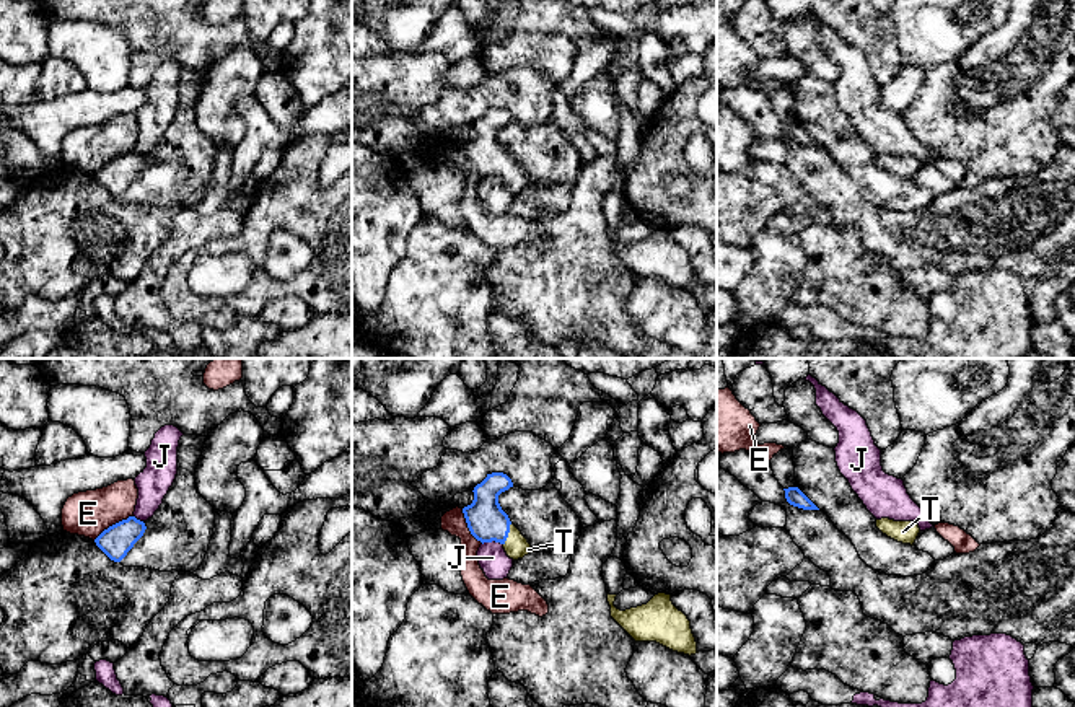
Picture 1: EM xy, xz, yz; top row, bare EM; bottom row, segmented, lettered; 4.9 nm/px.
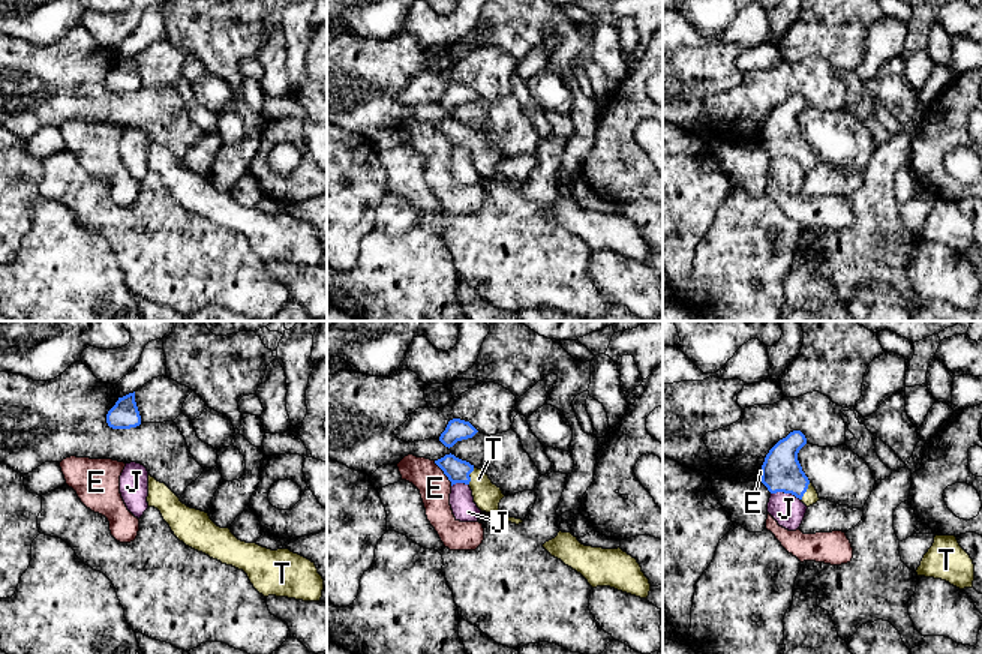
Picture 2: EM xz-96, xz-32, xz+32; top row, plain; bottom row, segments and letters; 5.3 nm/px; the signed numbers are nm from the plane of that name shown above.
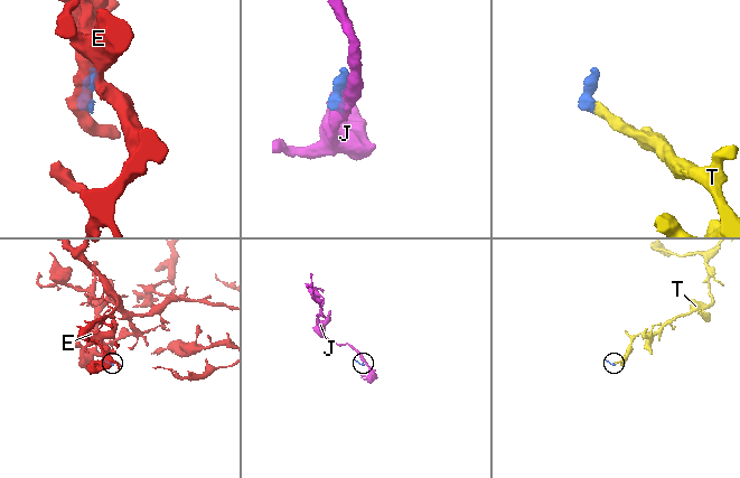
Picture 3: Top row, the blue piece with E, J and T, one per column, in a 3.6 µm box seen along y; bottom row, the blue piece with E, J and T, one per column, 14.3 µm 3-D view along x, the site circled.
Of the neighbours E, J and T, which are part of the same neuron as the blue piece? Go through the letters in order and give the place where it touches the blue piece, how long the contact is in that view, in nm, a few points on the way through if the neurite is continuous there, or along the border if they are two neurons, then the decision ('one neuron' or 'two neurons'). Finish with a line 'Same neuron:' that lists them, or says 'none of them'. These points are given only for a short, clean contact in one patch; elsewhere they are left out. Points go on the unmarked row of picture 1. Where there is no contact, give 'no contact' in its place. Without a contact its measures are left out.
E: xy (113, 160) | 240 nm | along xy (132, 150), (109, 160), (93, 175) | two neurons
J: xz (492, 175) | 100 nm | along xz (502, 178), (491, 176), (482, 180) | two neurons
T: xz (507, 170) | 120 nm | across xz (486, 155), (507, 170), (517, 181) | one neuron
Same neuron: T

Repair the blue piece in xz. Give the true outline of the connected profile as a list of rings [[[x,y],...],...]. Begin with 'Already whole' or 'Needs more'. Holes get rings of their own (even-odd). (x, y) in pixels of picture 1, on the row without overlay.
Needs more. [[[492,108],[474,122],[474,135],[463,143],[471,169],[484,178],[500,178],[513,195],[534,187],[528,174],[510,156],[498,138],[498,130],[513,122],[511,114],[503,108]]]

